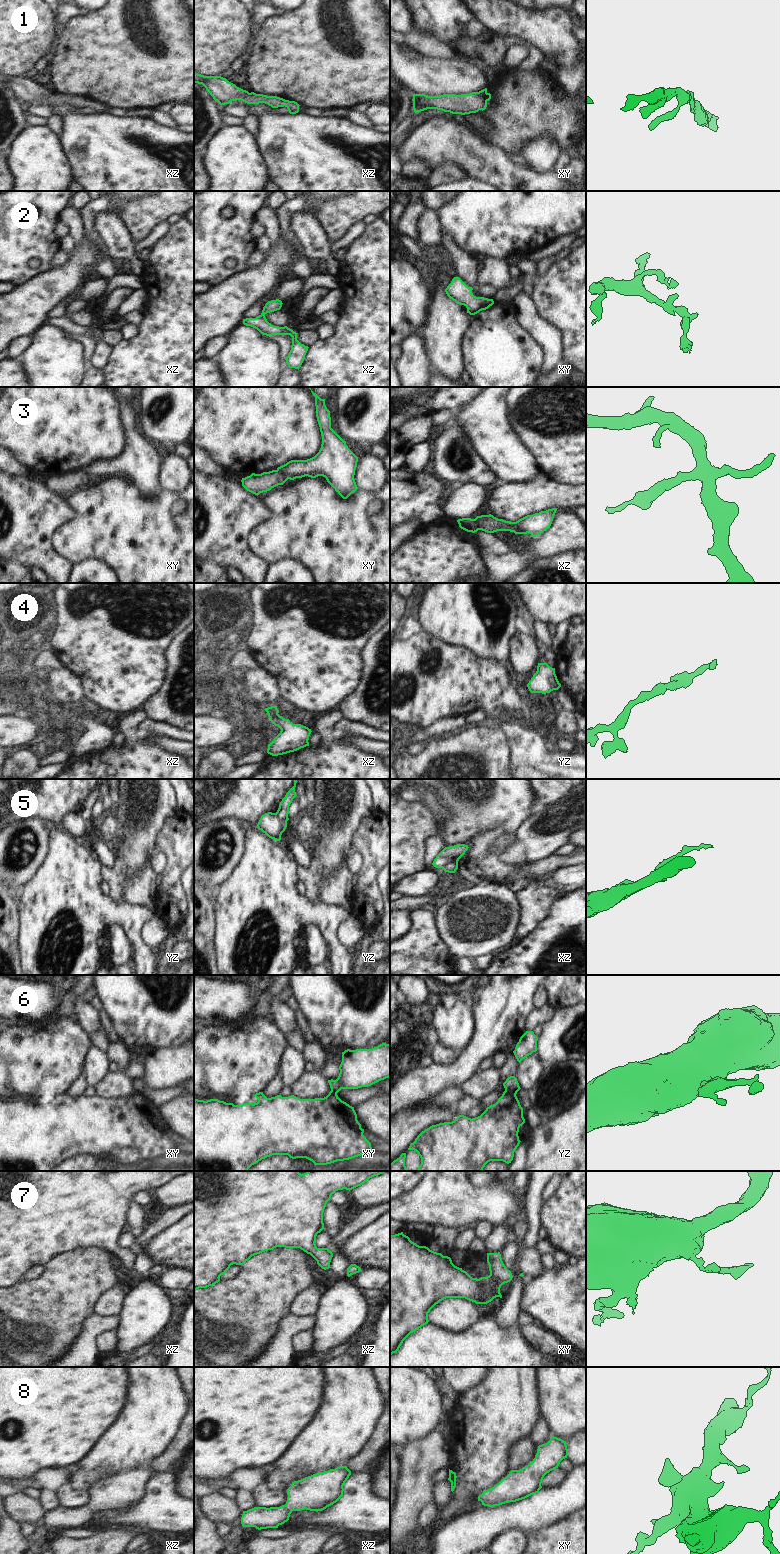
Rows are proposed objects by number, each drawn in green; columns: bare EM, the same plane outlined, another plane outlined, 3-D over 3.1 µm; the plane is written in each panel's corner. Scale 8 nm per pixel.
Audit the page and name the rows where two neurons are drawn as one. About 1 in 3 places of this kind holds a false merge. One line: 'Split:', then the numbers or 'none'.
Split: 3, 5, 6

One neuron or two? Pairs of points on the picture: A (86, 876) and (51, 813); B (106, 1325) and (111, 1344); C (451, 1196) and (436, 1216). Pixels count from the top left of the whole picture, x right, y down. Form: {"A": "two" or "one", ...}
{"A": "two", "B": "two", "C": "one"}

